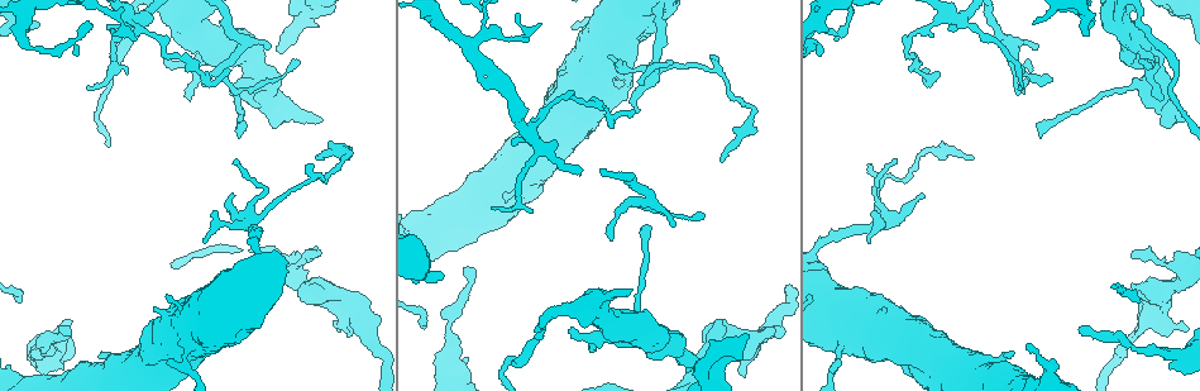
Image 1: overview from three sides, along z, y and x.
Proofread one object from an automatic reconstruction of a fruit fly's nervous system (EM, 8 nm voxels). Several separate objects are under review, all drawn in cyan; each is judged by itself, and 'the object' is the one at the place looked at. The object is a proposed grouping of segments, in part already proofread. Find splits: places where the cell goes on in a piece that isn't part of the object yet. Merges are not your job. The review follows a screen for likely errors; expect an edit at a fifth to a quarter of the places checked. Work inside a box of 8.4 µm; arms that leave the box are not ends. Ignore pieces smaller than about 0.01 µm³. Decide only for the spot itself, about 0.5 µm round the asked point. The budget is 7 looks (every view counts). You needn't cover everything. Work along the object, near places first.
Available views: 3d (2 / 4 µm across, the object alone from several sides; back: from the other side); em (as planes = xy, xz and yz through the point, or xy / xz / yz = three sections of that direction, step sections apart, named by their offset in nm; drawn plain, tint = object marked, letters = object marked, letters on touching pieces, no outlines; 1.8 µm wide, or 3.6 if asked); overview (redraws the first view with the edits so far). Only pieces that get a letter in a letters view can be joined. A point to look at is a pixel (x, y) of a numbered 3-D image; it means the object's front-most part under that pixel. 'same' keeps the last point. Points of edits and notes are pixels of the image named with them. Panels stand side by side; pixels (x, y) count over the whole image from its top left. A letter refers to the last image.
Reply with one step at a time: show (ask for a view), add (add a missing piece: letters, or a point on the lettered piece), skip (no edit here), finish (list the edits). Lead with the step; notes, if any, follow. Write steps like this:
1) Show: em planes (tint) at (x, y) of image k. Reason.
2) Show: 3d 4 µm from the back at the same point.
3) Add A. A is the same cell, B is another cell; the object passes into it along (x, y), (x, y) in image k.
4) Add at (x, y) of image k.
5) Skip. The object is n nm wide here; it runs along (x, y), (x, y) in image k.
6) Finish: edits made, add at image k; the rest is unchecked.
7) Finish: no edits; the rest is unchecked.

Show: 3d 4 µm at (927, 148) of image 1. Sharp bend.

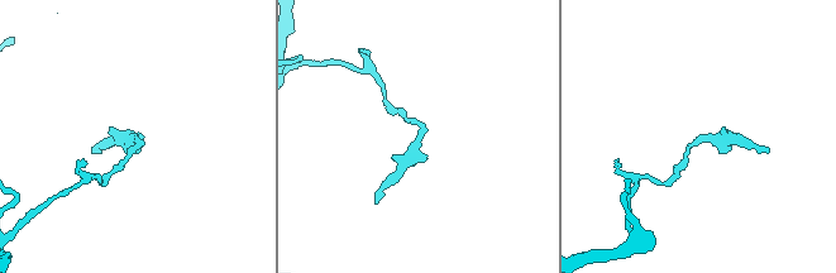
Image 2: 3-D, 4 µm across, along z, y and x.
Show: em planes (tint) at (135, 139) of image 2. Now the EM.

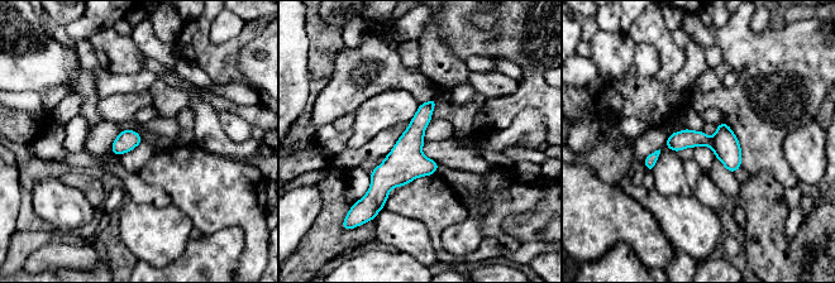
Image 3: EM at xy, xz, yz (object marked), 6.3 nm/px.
Show: em planes (letters) at the same point. See the neighbours.

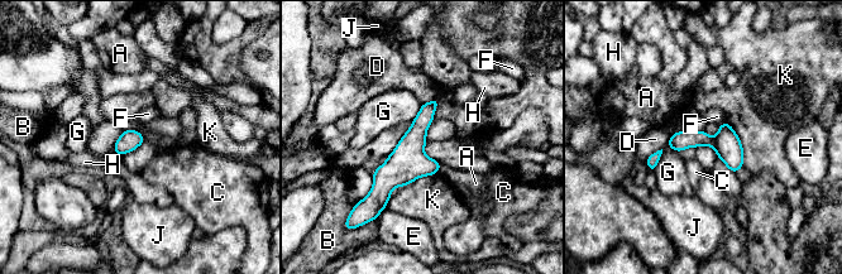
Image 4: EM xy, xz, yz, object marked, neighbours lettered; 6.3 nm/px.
Skip. A, B, C, D, E, F, G, H, J and K are other cells; none of them fits.

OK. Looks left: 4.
Show: em xy step 16 (letters) at (640, 228) of image 1. An open end.

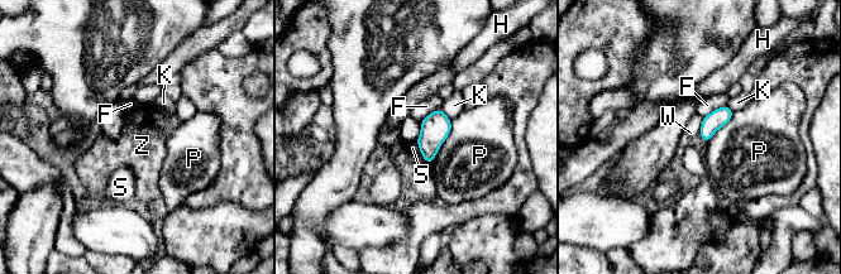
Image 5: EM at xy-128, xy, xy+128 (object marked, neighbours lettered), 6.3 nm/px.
Show: em planes (letters) at the same point. Cut it another way.

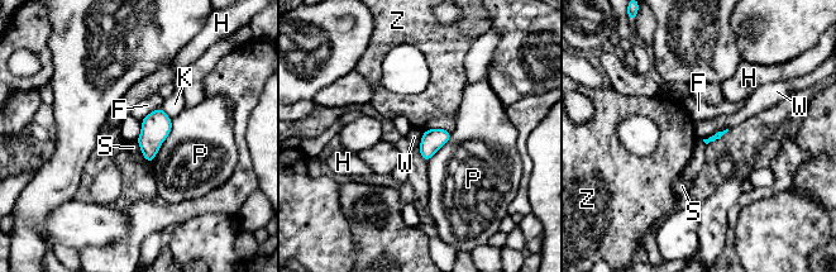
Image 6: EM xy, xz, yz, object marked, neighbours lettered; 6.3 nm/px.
Skip. F, H, K, P, S, W and Z are other cells; a border runs along (729, 129), (716, 132), (702, 139) in image 6; none of them fits.

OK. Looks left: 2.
Show: em 3.6 µm planes (letters) at (1079, 330) of image 1.

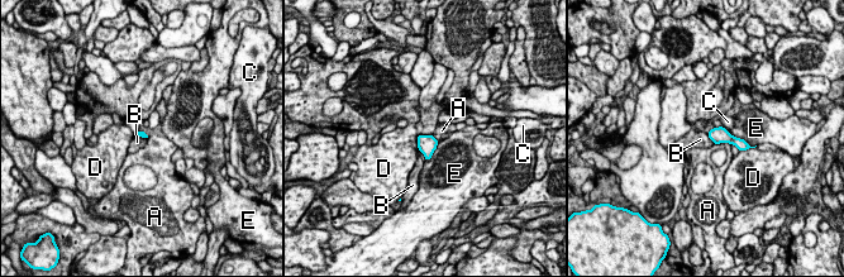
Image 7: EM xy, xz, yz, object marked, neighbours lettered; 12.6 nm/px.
Skip. A, B, C, D and E are other cells; no lettered piece goes on from it.

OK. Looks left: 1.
Finish: no edits; the rest is unchecked.

